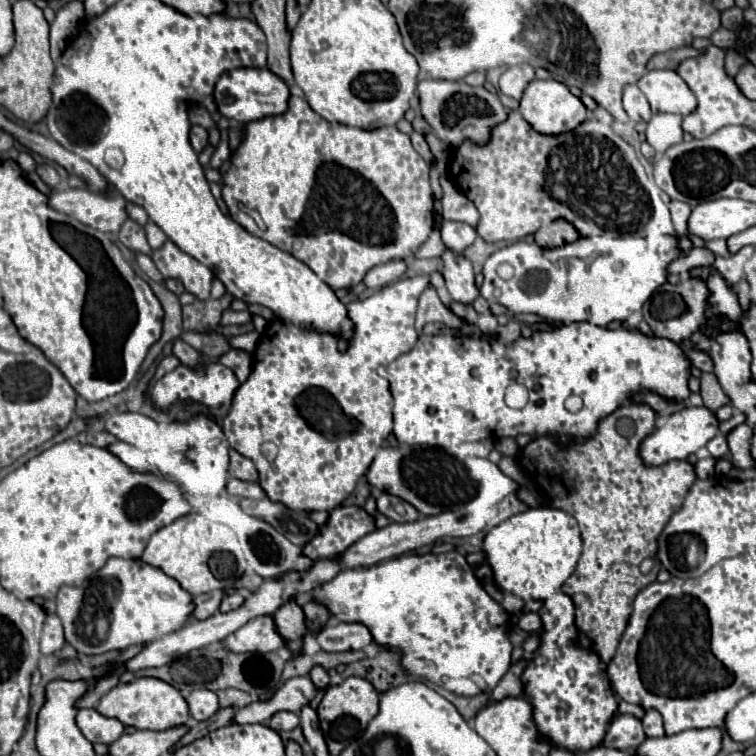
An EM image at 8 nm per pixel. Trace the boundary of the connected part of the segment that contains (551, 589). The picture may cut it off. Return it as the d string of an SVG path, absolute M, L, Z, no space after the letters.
M532 508L510 516L494 526L484 542L484 562L494 572L494 584L500 590L516 594L520 600L546 600L560 592L560 586L574 572L580 556L580 530L572 516L556 508Z

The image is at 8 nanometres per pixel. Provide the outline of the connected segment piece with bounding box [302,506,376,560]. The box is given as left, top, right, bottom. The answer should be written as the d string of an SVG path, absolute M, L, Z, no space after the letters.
M338 506L330 512L326 524L320 526L320 534L316 534L316 538L312 538L308 546L302 546L302 554L308 554L308 558L312 560L336 558L350 544L354 544L374 528L374 516L370 516L364 508Z

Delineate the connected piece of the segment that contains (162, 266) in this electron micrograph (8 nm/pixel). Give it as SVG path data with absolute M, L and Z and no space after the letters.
M168 240L162 248L154 250L152 260L164 278L180 280L186 292L194 294L198 300L210 298L210 284L214 278L212 270L206 266L200 266L198 260L182 252L174 242Z

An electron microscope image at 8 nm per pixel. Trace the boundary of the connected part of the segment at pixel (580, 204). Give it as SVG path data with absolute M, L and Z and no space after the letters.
M510 110L508 118L500 122L500 126L492 126L492 138L488 144L476 146L476 142L464 140L454 150L450 174L458 176L454 180L458 180L458 186L464 188L462 194L478 208L480 222L476 232L486 242L520 240L556 218L572 222L580 236L624 236L642 232L676 236L670 210L660 198L660 188L646 176L634 148L596 118L588 118L568 134L548 136L536 132L518 110Z

